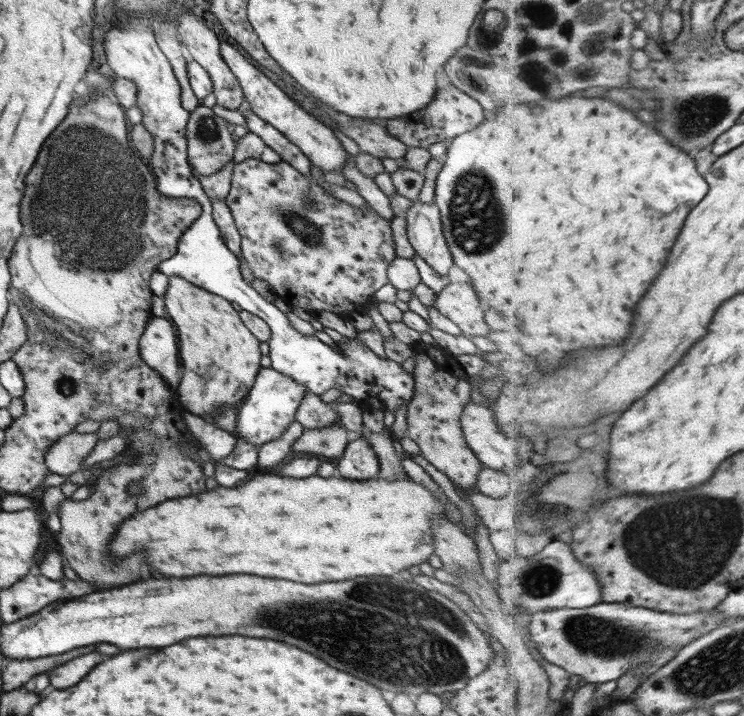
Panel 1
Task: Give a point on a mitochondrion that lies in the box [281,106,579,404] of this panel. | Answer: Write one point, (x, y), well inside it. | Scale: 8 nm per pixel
(476, 230)

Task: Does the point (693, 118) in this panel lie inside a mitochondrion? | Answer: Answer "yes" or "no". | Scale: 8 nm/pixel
yes

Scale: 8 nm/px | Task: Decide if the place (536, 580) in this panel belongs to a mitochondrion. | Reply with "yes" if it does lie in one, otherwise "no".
yes

